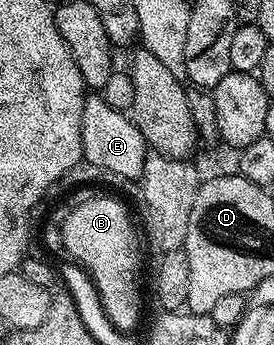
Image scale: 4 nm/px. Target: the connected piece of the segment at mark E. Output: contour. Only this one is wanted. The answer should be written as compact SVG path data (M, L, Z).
M99 92L88 93L83 104L81 148L84 162L97 164L97 168L105 168L105 172L113 172L116 180L142 179L143 169L149 157L149 147L137 124L124 111L114 110Z

